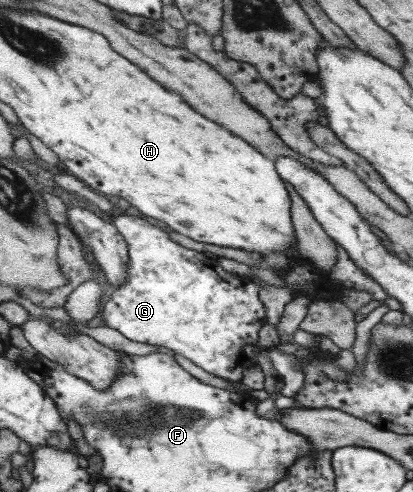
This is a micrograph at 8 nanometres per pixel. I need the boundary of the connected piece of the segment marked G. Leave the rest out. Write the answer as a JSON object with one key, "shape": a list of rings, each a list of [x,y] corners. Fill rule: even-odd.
{"shape":[[[118,216],[114,220],[114,224],[117,226],[117,229],[120,230],[121,235],[125,236],[125,241],[128,242],[129,260],[131,260],[128,271],[131,276],[129,276],[129,284],[123,284],[119,290],[112,290],[108,294],[108,298],[105,300],[102,308],[103,320],[105,320],[106,326],[114,328],[123,334],[123,336],[135,342],[142,342],[155,347],[165,347],[185,357],[185,359],[193,362],[203,370],[215,376],[219,376],[219,378],[226,379],[227,381],[240,381],[241,378],[243,378],[243,374],[245,374],[245,370],[248,370],[251,366],[257,366],[257,356],[259,356],[259,354],[261,356],[265,355],[271,360],[270,362],[277,372],[278,380],[282,380],[284,383],[282,391],[280,392],[283,396],[288,396],[289,398],[294,397],[304,387],[306,373],[297,367],[297,358],[295,358],[294,354],[285,354],[285,352],[281,352],[281,350],[277,350],[275,347],[263,348],[263,346],[259,344],[259,330],[268,323],[268,309],[265,303],[260,299],[260,293],[261,290],[263,290],[261,289],[261,285],[255,284],[255,281],[247,277],[241,277],[235,273],[227,272],[228,270],[225,270],[217,261],[207,258],[203,252],[186,248],[179,242],[172,240],[172,237],[169,236],[165,230],[153,226],[151,222],[147,222],[147,220],[143,220],[143,218],[137,218],[137,216]]]}

